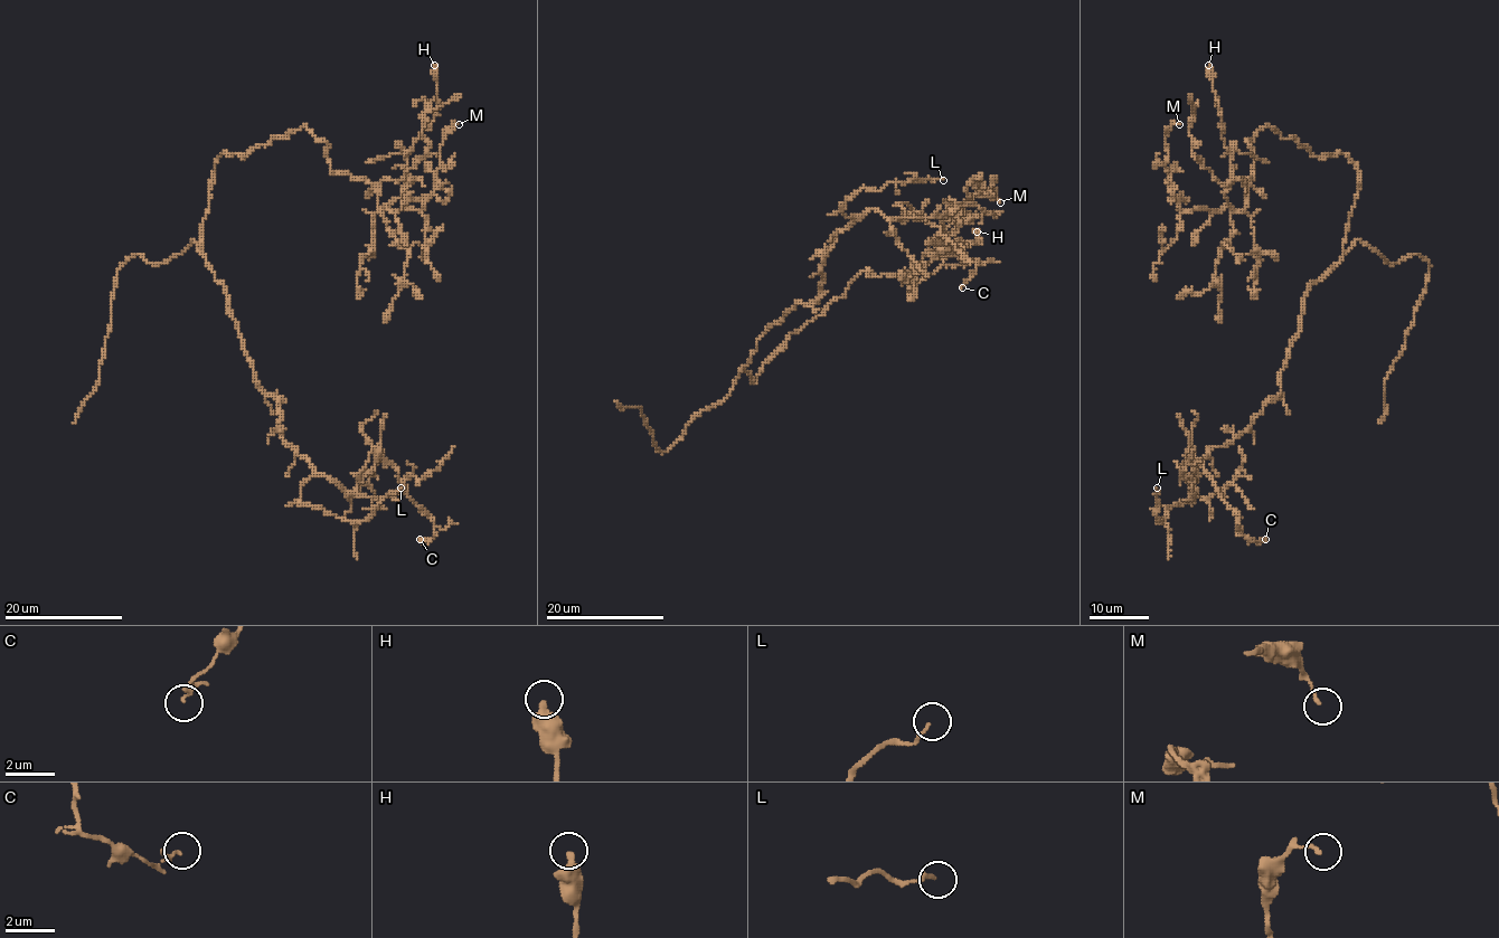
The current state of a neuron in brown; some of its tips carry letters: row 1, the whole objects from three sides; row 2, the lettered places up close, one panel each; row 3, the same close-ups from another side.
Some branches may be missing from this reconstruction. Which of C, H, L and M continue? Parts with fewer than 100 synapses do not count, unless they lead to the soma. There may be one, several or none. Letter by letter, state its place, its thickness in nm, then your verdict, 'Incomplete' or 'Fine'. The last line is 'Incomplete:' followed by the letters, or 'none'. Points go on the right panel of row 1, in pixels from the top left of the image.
C: Place: (1265, 539). Thickness 100 nm. Fine
H: Place: (1208, 65). Thickness 440 nm. Fine
L: Place: (1157, 488). Thickness 130 nm. Fine
M: Place: (1179, 124). Thickness 140 nm. Fine
Incomplete: none

